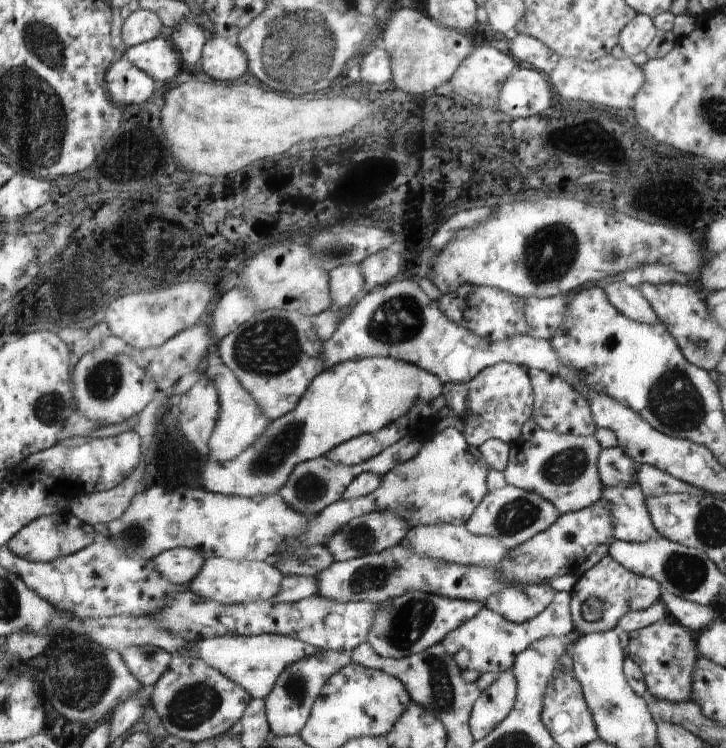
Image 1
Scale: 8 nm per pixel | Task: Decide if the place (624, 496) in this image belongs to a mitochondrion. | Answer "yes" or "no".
no

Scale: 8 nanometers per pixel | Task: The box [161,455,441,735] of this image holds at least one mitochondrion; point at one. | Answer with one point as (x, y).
(191, 705)

